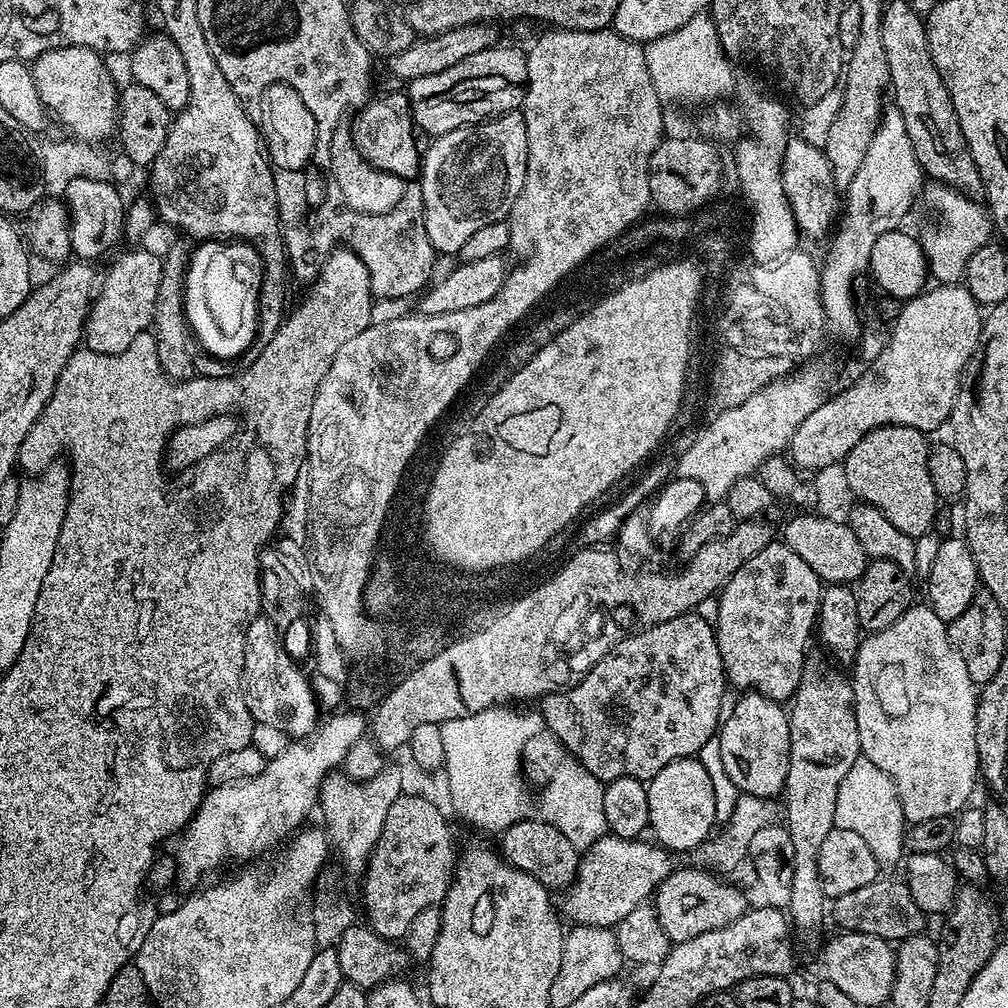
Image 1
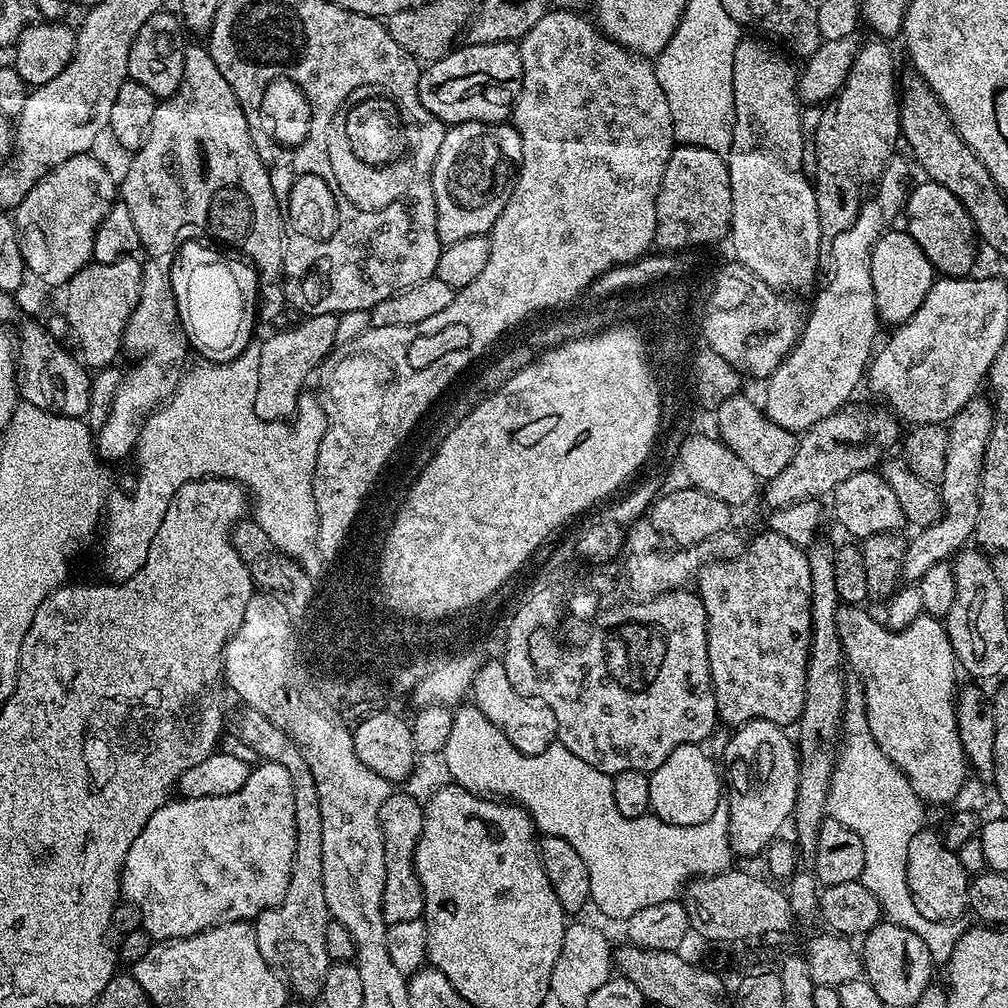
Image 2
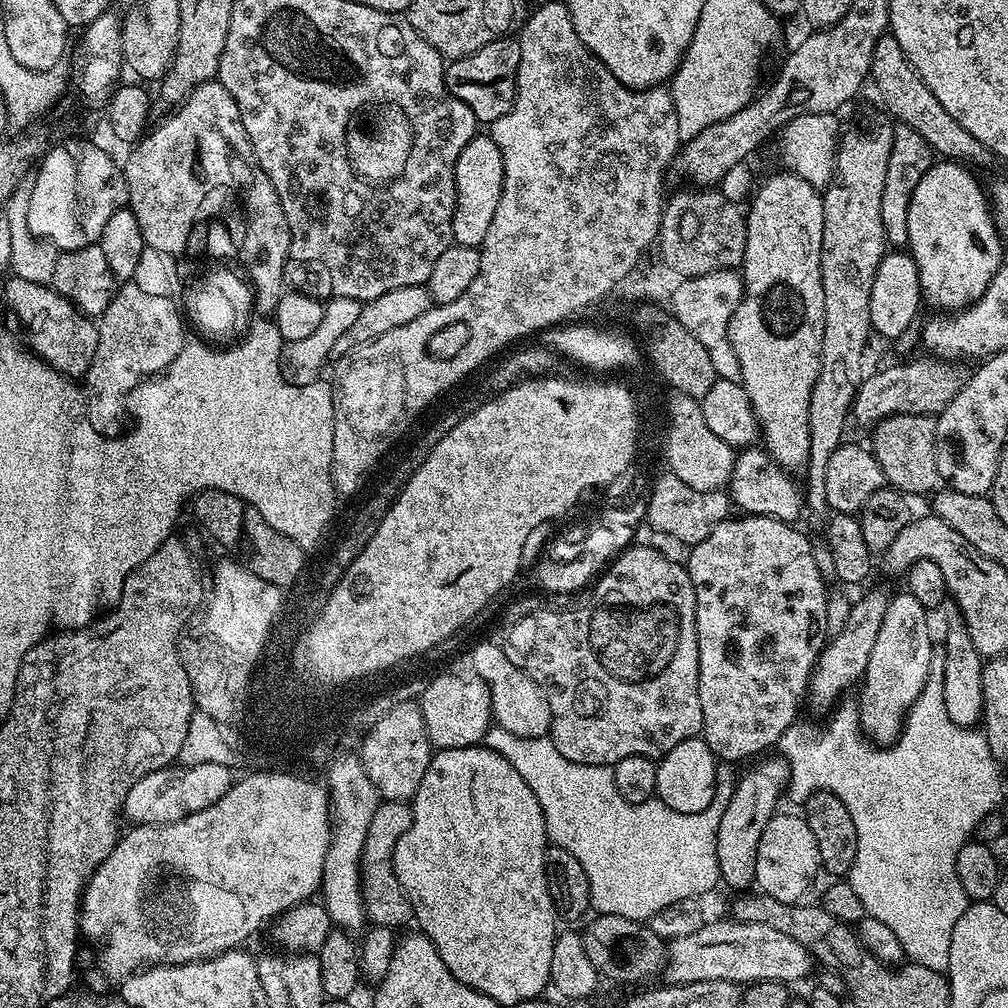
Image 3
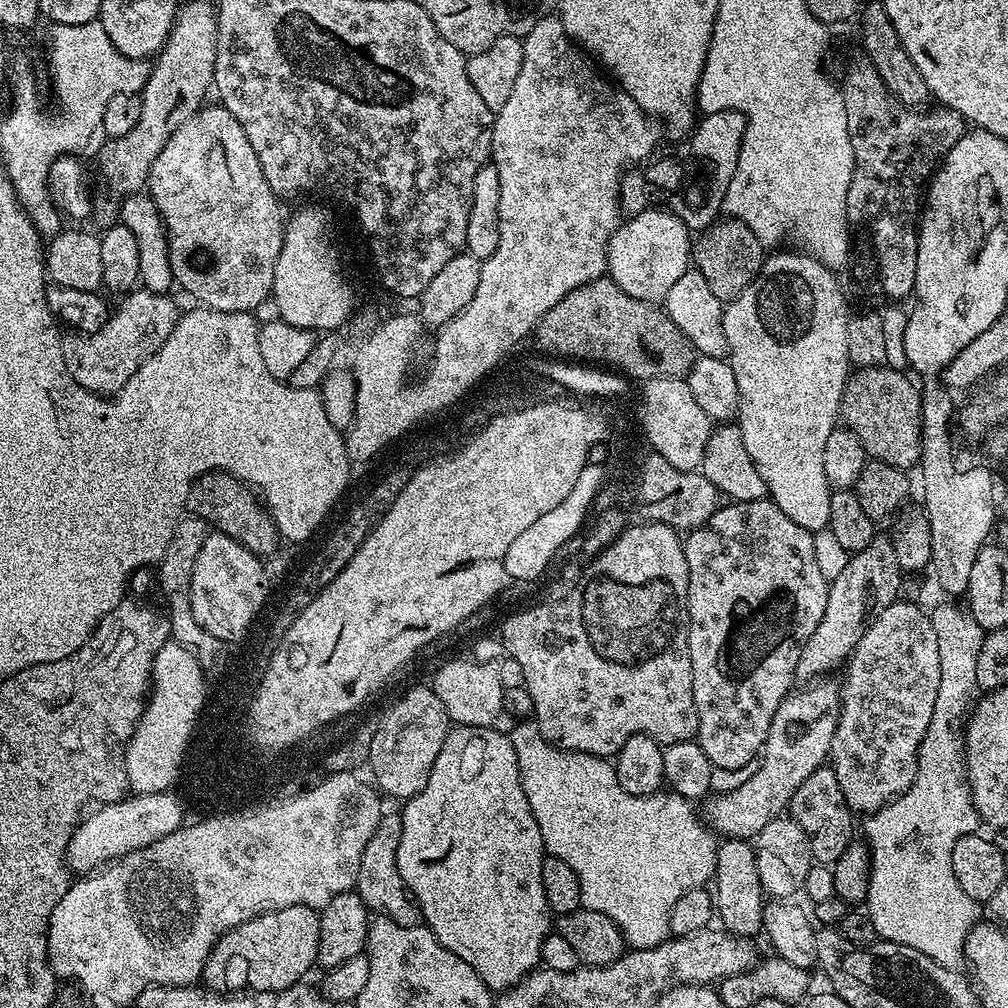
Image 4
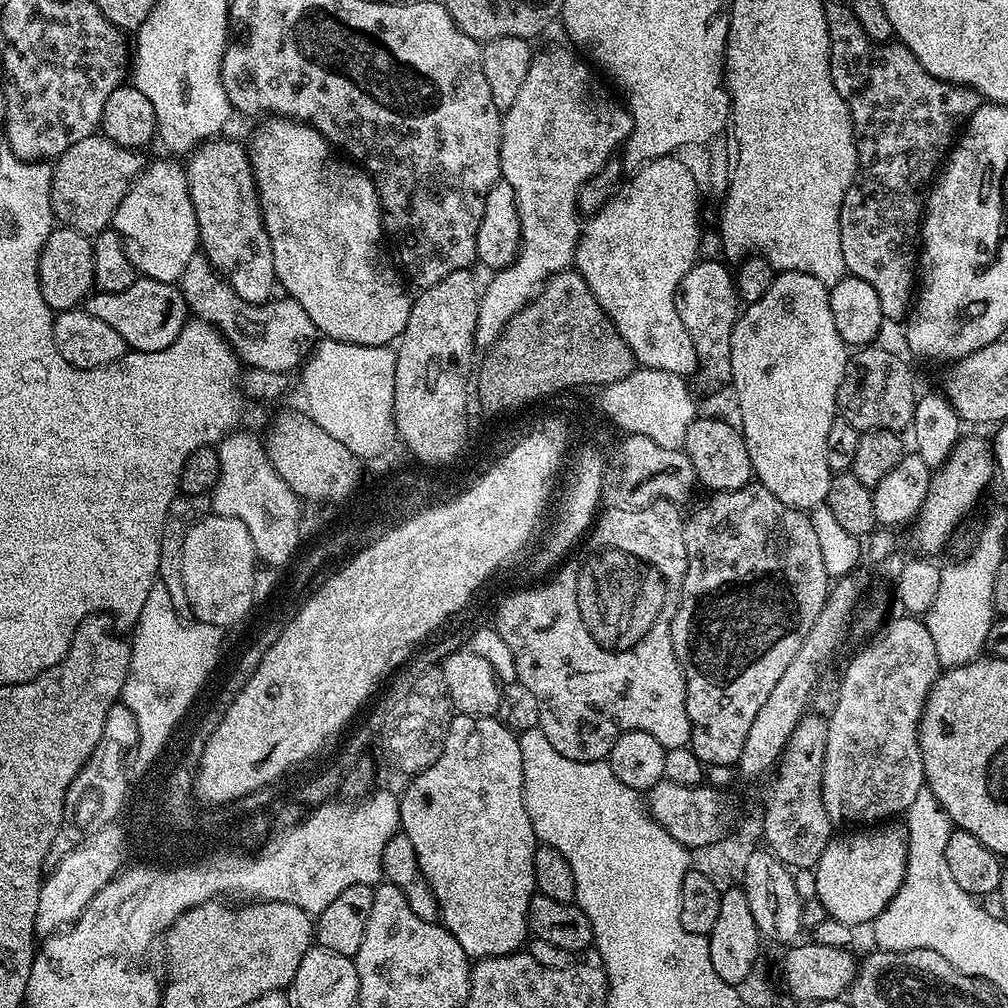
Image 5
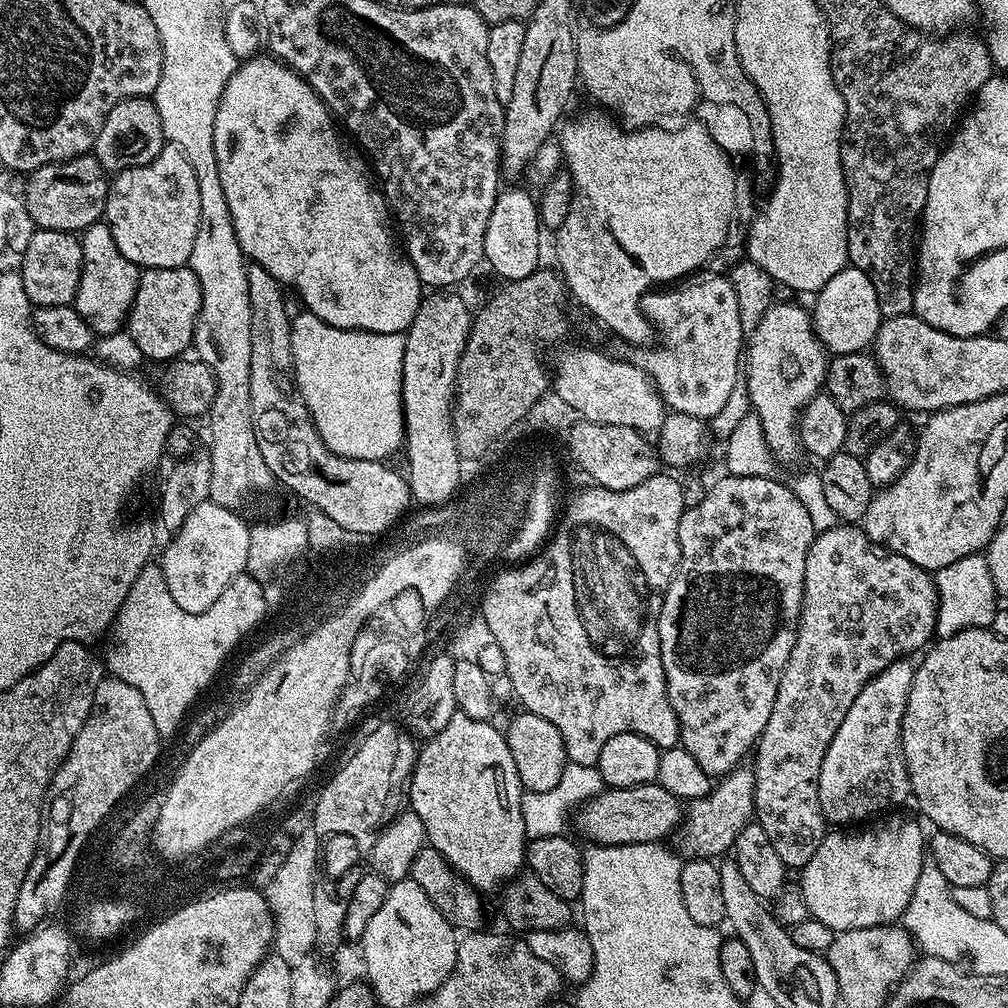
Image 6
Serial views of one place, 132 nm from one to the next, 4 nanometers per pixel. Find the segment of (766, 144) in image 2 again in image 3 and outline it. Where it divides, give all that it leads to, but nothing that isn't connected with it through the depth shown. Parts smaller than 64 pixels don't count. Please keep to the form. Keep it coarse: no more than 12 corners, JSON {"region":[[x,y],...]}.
{"region":[[779,170],[747,209],[728,337],[776,463],[803,469],[824,197]]}

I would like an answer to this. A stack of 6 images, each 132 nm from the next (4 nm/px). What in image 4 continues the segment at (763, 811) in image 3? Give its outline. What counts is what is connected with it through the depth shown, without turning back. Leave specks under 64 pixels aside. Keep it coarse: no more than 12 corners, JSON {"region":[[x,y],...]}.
{"region":[[755,847],[716,849],[714,912],[723,931],[756,938],[766,893]]}

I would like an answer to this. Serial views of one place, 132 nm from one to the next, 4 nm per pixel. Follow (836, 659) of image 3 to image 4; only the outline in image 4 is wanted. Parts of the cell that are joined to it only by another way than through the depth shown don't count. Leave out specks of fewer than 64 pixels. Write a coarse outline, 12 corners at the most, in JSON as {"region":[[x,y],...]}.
{"region":[[841,685],[779,704],[758,768],[703,801],[717,835],[747,840],[827,761]]}

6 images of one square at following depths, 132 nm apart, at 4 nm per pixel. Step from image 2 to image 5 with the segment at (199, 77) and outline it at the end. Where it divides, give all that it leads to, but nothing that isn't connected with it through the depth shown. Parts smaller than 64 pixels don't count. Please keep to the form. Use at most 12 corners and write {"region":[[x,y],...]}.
{"region":[[243,143],[186,160],[200,248],[245,304],[278,281]]}

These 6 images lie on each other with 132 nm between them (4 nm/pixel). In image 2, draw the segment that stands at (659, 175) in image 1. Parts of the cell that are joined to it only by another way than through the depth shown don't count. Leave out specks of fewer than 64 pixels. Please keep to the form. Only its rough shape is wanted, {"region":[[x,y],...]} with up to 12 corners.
{"region":[[673,147],[655,247],[683,253],[731,233],[725,157]]}

